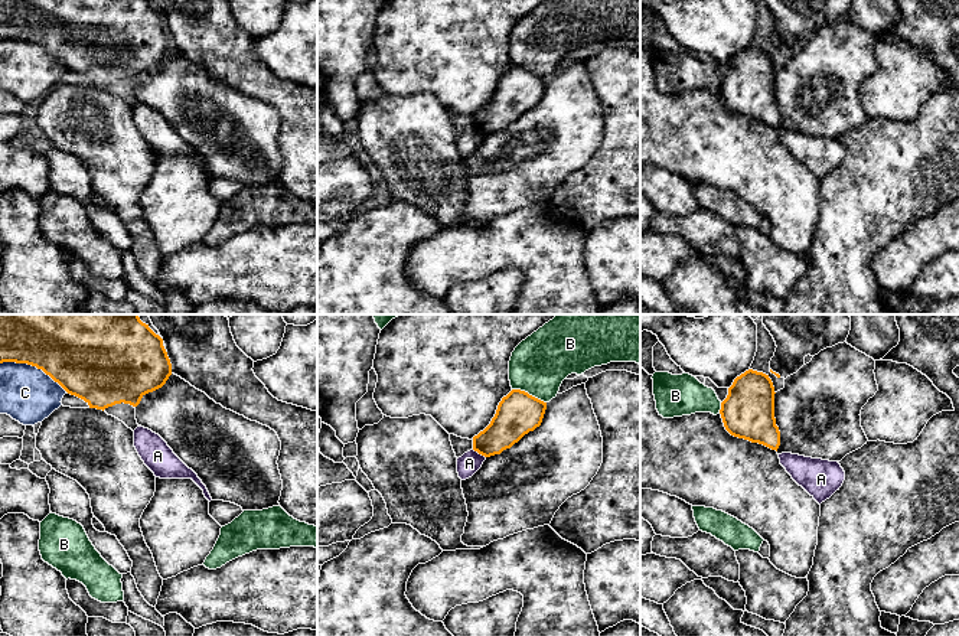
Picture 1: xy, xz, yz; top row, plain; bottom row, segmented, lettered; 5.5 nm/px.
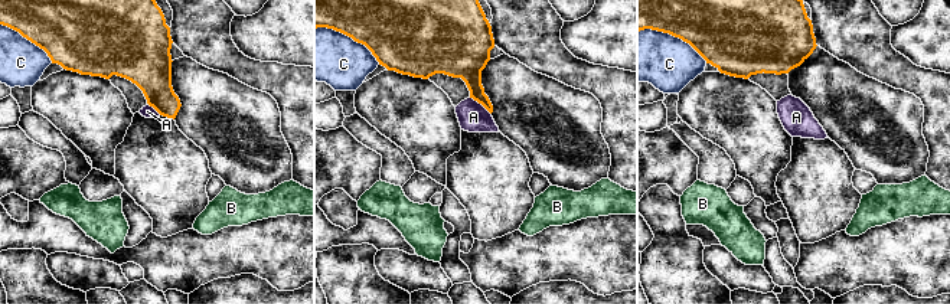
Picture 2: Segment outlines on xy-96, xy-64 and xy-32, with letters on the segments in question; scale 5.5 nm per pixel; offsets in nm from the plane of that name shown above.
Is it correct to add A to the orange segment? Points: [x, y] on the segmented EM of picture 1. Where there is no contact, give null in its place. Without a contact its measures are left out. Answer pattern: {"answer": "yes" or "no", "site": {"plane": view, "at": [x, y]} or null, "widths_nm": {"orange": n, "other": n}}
{"answer": "no", "site": {"plane": "xz", "at": [479, 453]}, "widths_nm": {"orange": 200, "other": 120}}

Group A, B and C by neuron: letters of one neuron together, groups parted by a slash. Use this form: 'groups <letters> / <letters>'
groups A / B / C

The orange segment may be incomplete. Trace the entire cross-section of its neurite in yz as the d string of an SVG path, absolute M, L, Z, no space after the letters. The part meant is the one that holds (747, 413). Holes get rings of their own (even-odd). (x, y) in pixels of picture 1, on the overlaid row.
M748 369L737 376L721 402L725 430L777 451L780 431L774 418L774 394L772 379L763 372Z

